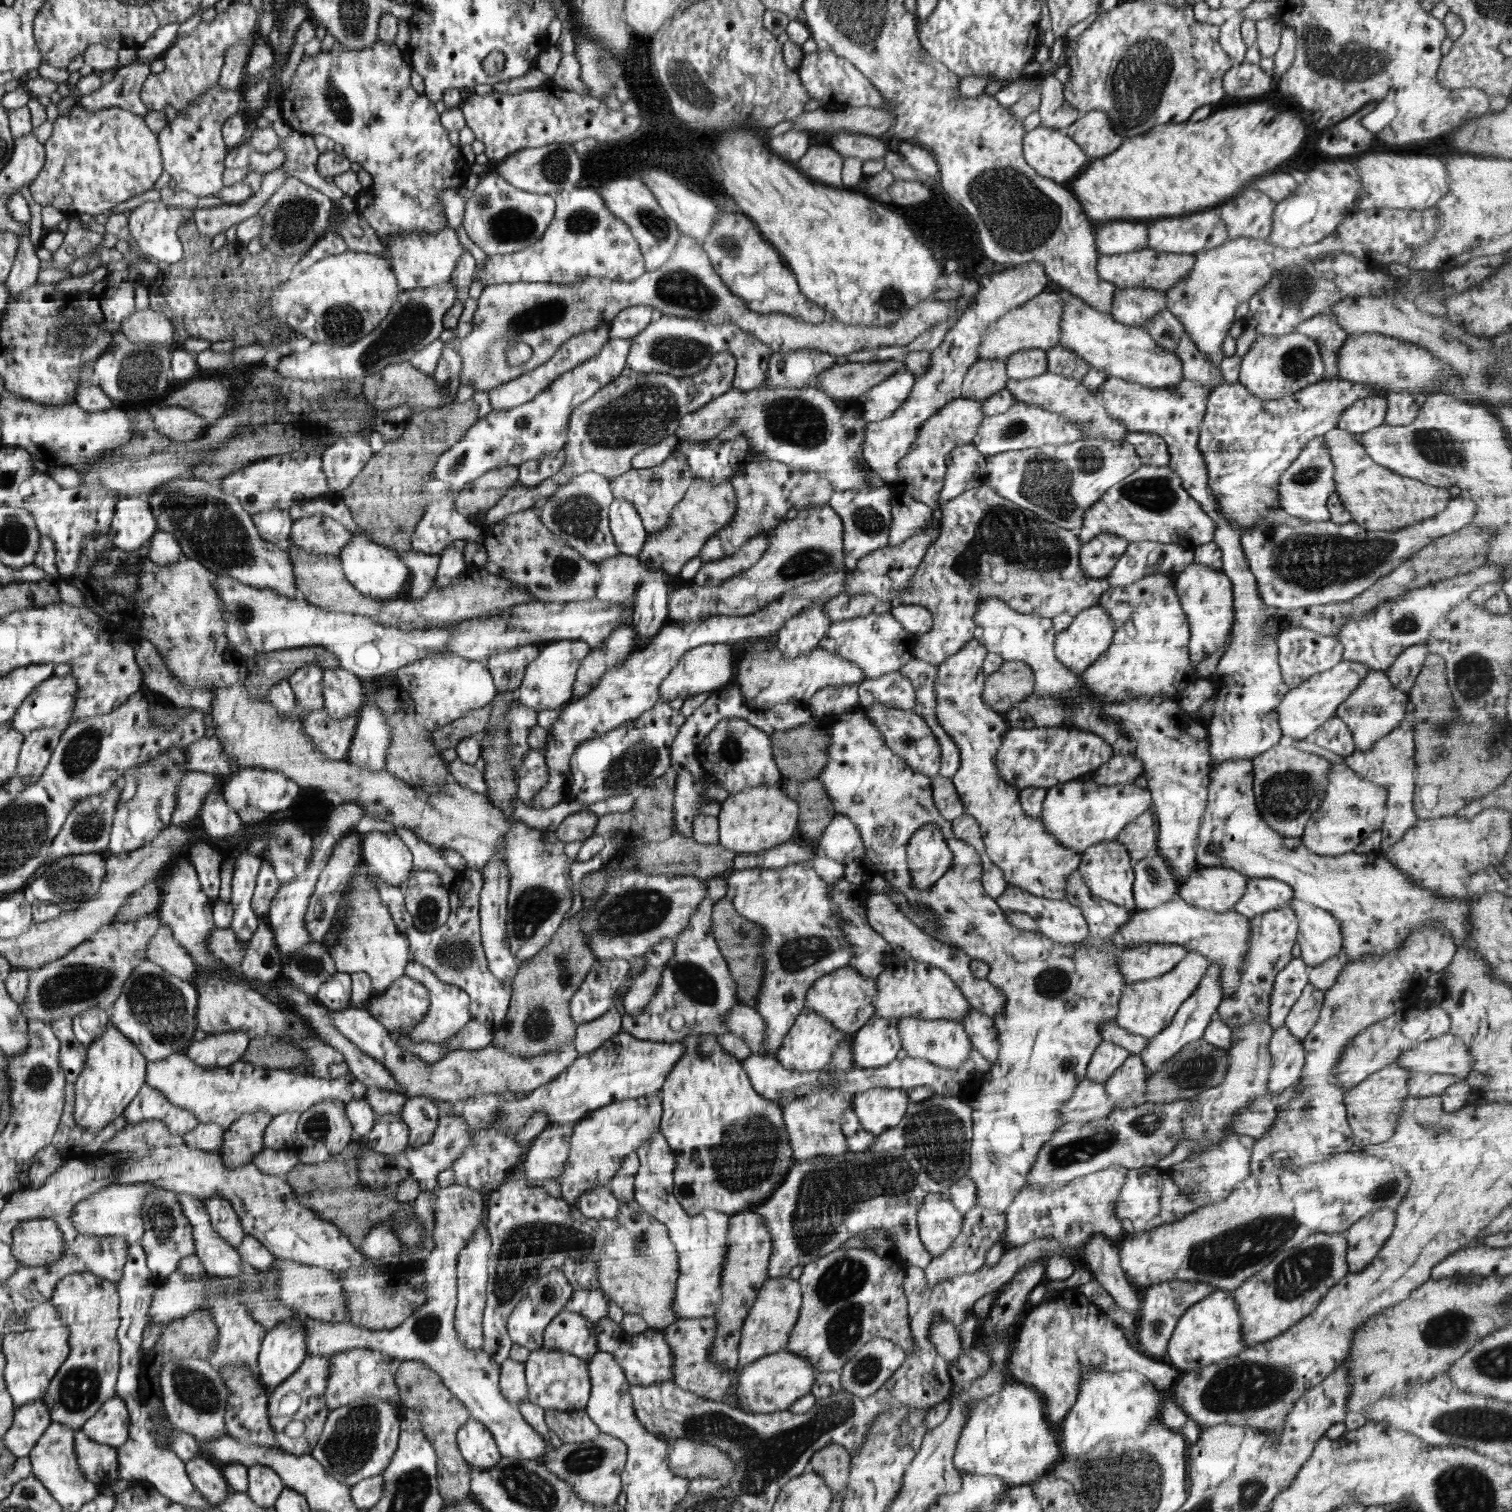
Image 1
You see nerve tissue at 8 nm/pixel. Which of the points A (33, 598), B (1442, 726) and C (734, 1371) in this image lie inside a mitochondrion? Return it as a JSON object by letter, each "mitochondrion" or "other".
{"A":"other","B":"mitochondrion","C":"other"}

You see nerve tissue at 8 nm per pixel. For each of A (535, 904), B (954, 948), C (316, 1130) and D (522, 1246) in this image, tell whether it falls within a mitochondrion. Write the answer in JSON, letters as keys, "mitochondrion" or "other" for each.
{"A":"mitochondrion","B":"other","C":"mitochondrion","D":"mitochondrion"}

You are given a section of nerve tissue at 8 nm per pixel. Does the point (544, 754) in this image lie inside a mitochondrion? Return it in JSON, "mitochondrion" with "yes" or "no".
{"mitochondrion":"no"}

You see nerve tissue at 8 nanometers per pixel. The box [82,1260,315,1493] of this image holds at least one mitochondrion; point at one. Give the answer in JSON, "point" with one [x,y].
{"point":[193,1388]}

